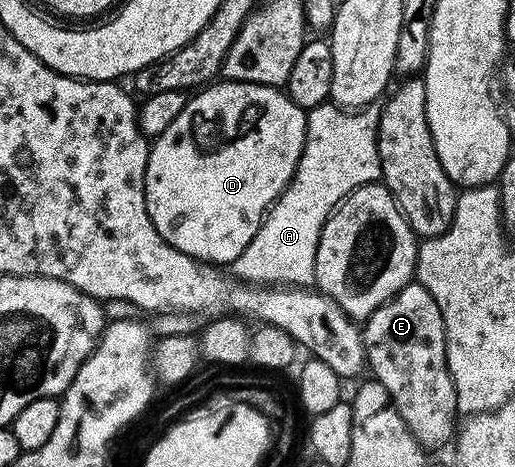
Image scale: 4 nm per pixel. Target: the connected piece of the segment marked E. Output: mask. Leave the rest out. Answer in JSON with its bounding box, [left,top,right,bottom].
[361,282,457,450]

